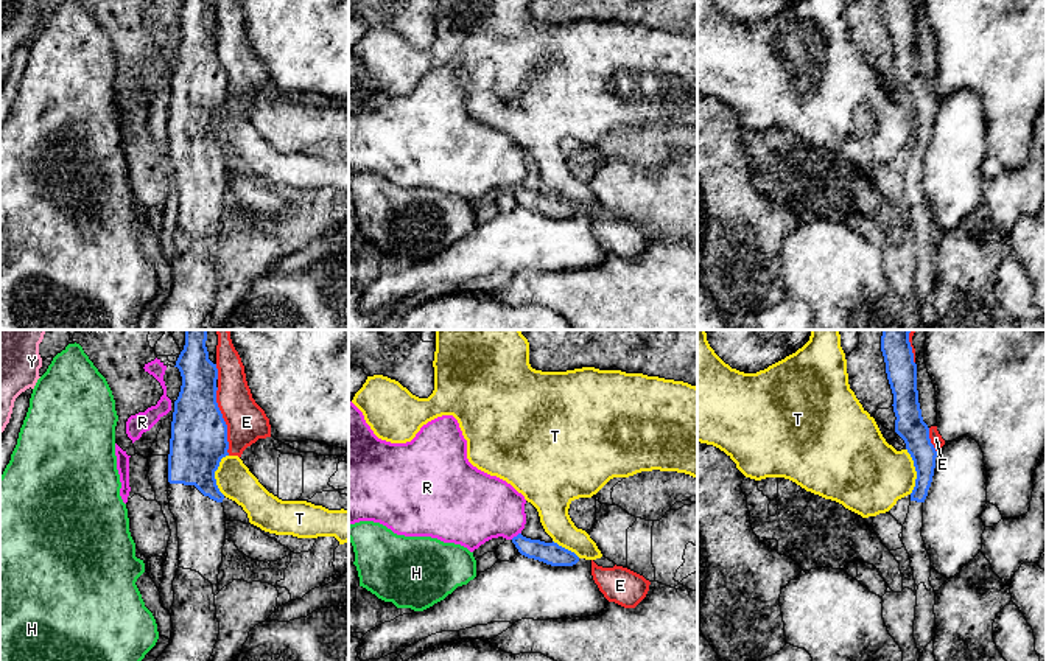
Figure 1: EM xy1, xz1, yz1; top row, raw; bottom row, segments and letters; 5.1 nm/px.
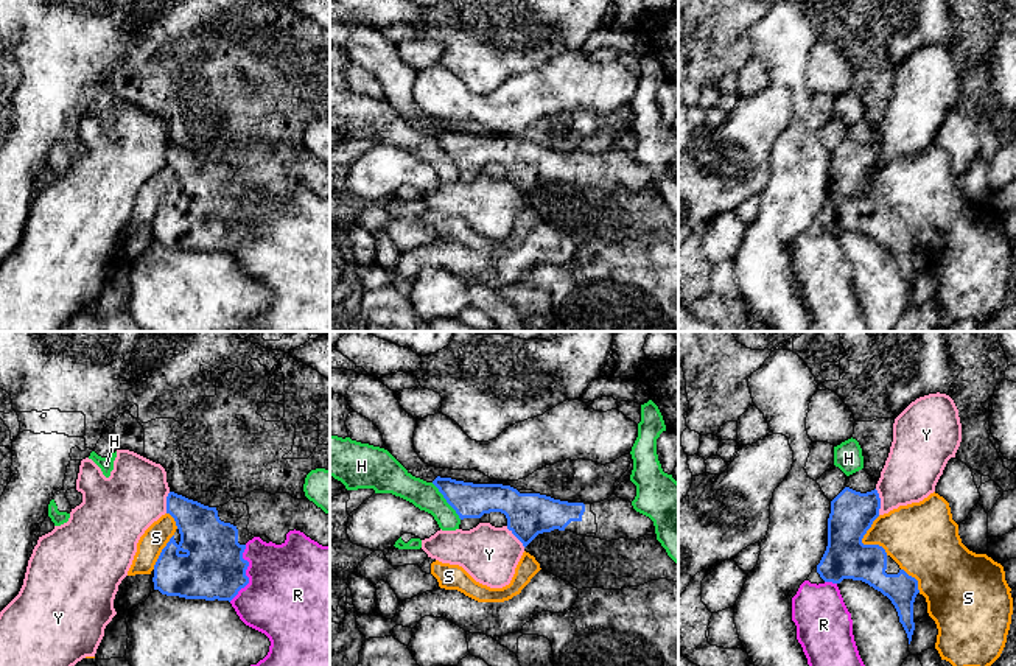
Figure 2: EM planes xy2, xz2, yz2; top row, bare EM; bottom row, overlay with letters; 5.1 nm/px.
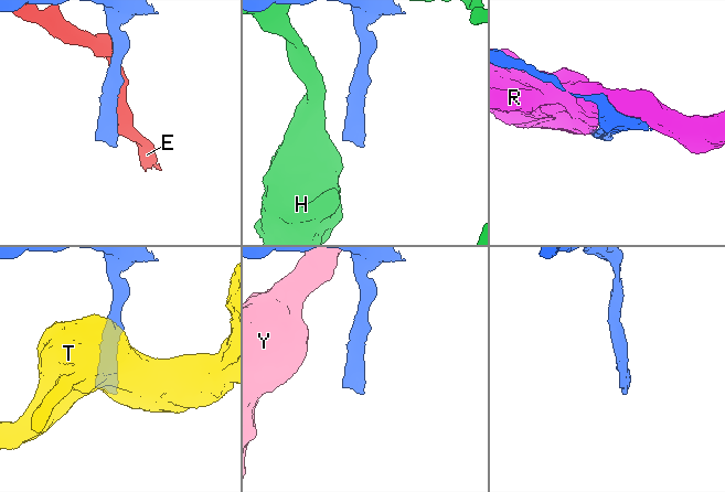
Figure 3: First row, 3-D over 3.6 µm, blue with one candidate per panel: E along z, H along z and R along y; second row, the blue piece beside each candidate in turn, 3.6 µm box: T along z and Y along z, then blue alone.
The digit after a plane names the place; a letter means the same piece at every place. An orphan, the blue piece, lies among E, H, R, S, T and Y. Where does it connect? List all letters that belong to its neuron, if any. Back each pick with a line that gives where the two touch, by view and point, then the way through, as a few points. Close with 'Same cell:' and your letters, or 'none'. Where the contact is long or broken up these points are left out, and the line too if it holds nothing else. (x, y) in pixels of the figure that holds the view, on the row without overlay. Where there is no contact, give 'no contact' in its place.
Same cell: none

